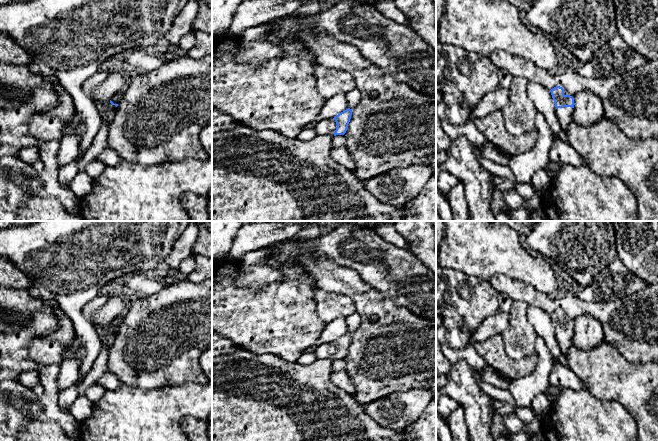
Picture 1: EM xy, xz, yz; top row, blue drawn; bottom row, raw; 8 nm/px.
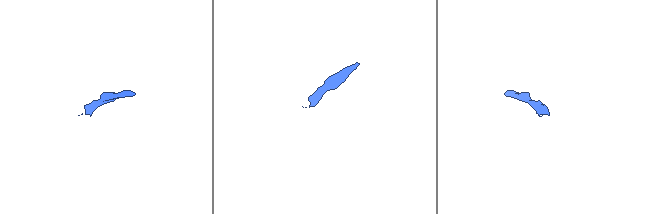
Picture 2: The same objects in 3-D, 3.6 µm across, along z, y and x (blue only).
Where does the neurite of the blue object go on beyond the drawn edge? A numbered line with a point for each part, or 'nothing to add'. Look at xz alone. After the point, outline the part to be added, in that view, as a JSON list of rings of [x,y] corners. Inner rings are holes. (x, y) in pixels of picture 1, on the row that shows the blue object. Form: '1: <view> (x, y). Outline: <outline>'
1: xz (325, 126). Outline: [[[333,118],[321,119],[313,127],[317,135],[334,135],[337,124]]]

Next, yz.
1: yz (564, 115). Outline: [[[564,107],[564,108],[556,108],[556,116],[562,126],[563,133],[568,128],[570,122],[572,121],[574,113],[574,108]]]

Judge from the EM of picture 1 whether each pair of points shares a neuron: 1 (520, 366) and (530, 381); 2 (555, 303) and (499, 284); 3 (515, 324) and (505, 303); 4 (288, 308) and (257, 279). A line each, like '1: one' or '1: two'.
1: two
2: one
3: two
4: two

